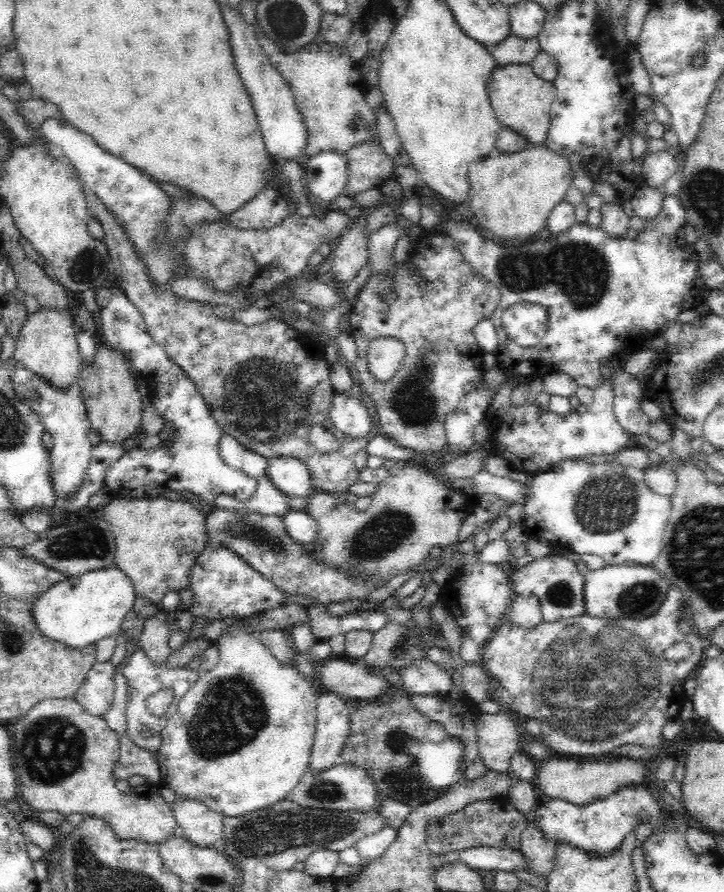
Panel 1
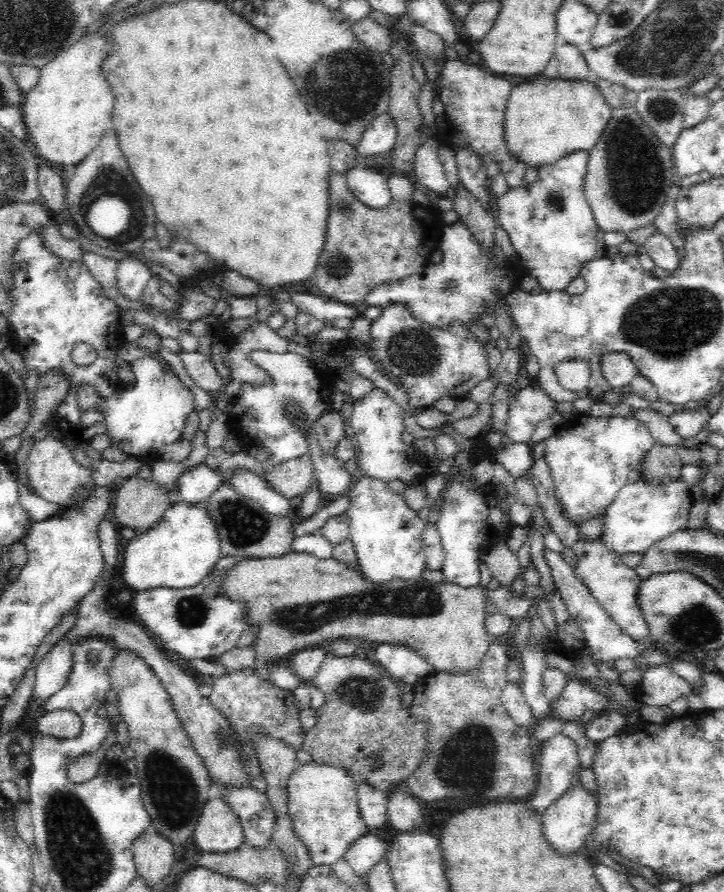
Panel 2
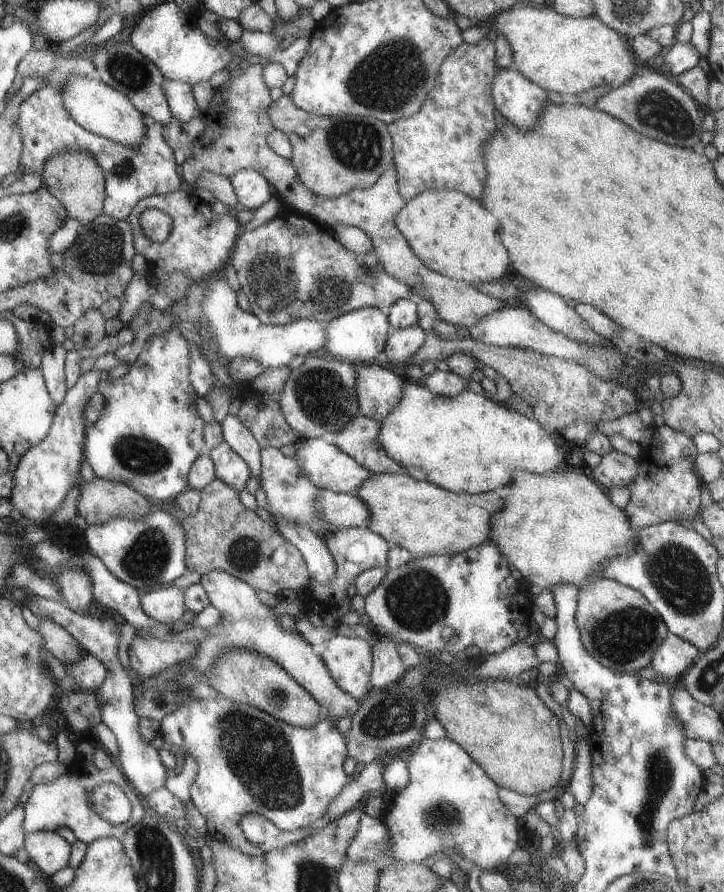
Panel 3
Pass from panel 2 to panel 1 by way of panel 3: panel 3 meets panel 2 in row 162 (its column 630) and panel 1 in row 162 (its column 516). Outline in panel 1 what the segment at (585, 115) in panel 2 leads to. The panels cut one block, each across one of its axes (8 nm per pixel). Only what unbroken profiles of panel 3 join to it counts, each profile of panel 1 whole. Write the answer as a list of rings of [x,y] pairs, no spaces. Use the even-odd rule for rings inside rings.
[[[544,144],[474,160],[468,168],[468,200],[482,236],[504,238],[508,244],[530,242],[546,228],[552,210],[564,202],[566,192],[574,186],[572,180],[568,158],[554,154]]]

